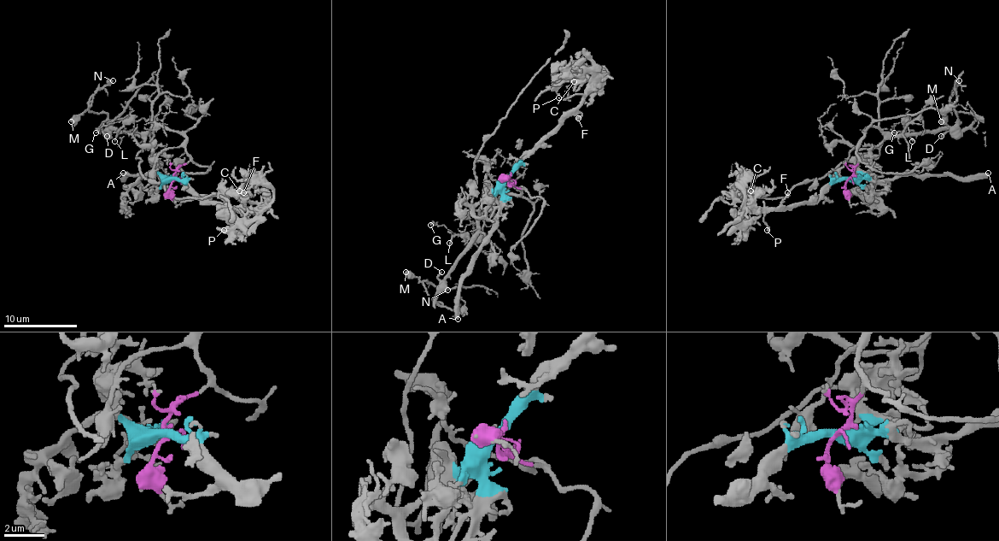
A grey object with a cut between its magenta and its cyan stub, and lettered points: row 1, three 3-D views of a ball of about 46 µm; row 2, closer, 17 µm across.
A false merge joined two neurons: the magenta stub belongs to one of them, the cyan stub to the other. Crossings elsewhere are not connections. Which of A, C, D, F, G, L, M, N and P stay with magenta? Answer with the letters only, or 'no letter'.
D, G, L, M, N

